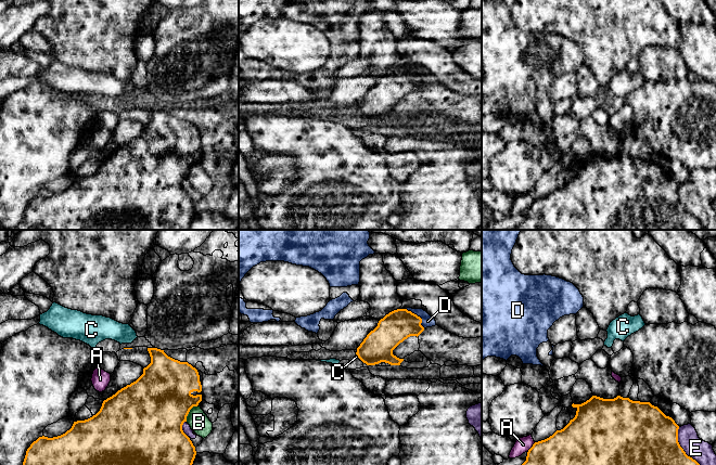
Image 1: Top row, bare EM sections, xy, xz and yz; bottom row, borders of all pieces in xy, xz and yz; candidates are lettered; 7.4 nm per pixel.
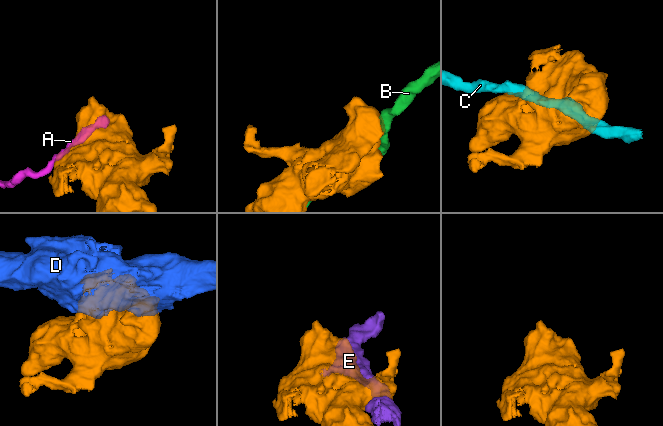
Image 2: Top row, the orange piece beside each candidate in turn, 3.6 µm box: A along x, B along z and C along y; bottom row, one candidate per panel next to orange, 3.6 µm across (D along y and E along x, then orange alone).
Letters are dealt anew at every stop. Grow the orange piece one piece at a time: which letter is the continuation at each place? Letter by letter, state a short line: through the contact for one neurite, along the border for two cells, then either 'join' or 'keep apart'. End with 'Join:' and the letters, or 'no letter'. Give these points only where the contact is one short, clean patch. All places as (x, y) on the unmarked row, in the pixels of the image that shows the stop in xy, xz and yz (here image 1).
A: line yz (535, 199), (527, 209); keep apart
B: keep apart
C: line xz (356, 111), (359, 115); keep apart
D: keep apart
E: keep apart
Join: no letter

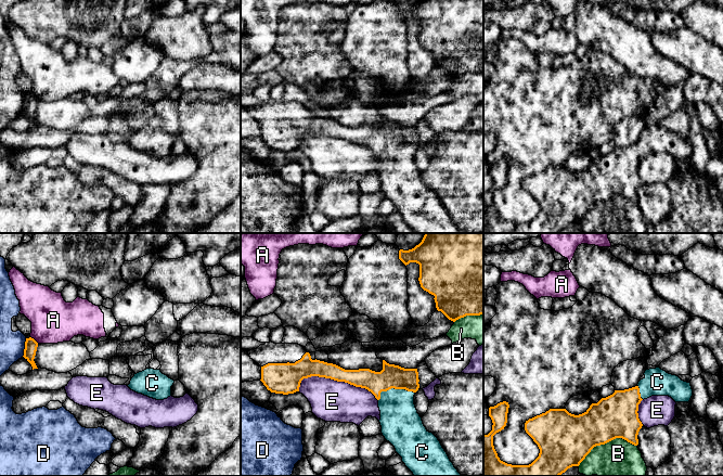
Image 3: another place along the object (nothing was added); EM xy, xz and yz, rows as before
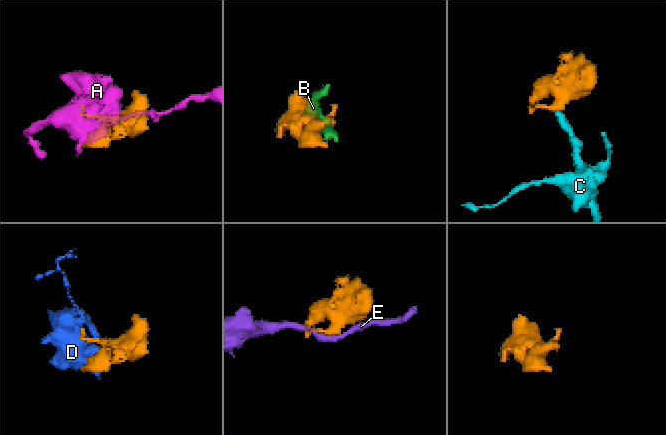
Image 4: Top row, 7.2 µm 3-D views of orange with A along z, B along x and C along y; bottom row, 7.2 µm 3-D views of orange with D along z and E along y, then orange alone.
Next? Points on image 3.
A: keep apart
B: keep apart
C: line xz (391, 133), (394, 144), (399, 177); join
D: keep apart
E: keep apart
Join: C

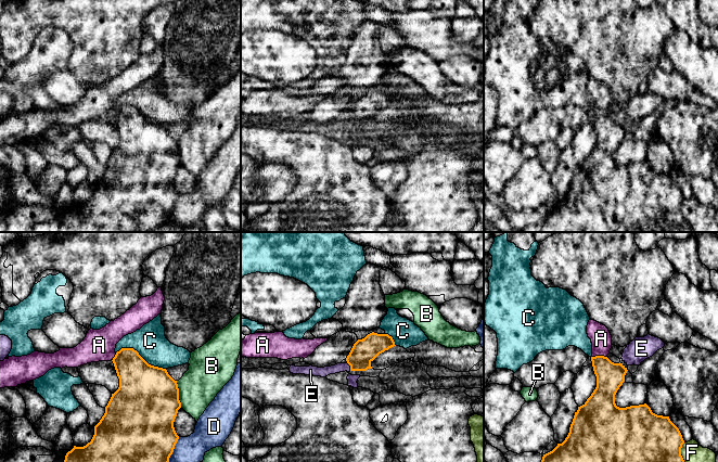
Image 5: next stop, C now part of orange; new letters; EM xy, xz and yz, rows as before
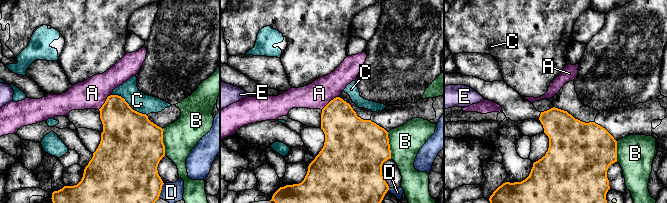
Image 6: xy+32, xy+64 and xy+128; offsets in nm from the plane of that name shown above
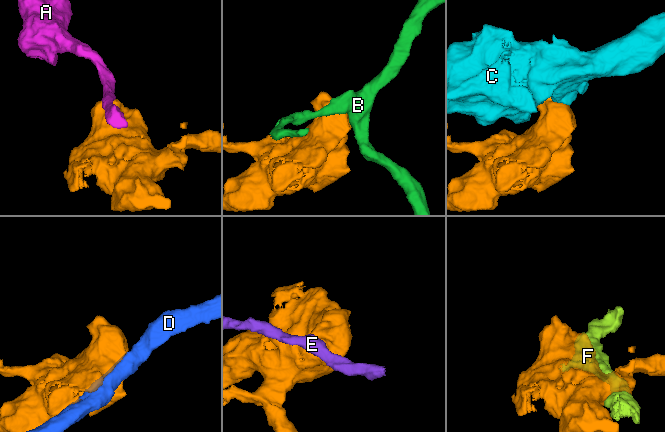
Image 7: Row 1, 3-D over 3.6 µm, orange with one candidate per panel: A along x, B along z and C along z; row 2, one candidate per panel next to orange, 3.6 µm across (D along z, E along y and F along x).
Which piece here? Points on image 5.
A: line yz (606, 113), (591, 114); keep apart
B: keep apart
C: keep apart
D: keep apart
E: line xz (347, 119), (350, 127); keep apart
F: keep apart
Join: no letter

